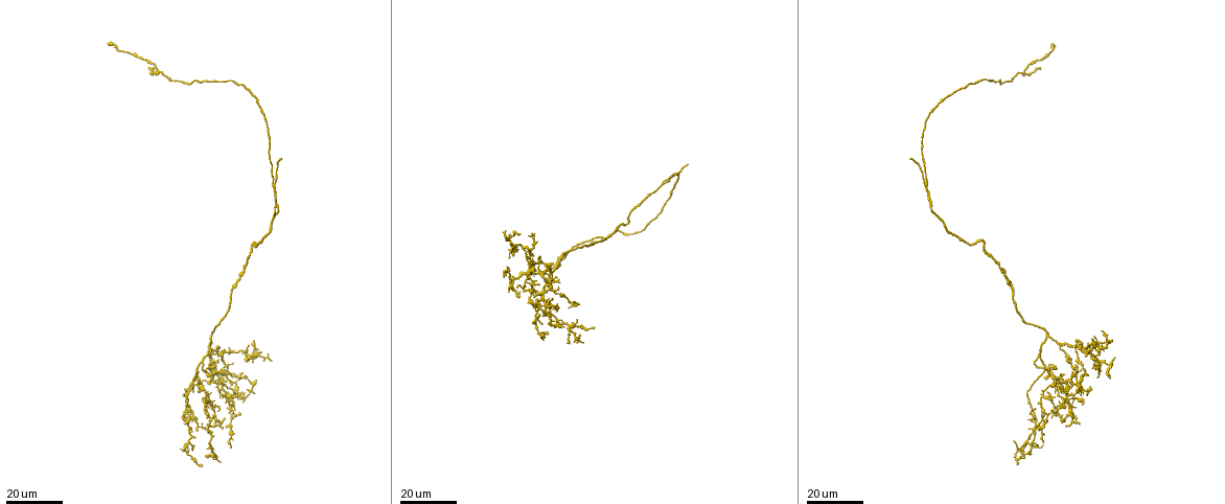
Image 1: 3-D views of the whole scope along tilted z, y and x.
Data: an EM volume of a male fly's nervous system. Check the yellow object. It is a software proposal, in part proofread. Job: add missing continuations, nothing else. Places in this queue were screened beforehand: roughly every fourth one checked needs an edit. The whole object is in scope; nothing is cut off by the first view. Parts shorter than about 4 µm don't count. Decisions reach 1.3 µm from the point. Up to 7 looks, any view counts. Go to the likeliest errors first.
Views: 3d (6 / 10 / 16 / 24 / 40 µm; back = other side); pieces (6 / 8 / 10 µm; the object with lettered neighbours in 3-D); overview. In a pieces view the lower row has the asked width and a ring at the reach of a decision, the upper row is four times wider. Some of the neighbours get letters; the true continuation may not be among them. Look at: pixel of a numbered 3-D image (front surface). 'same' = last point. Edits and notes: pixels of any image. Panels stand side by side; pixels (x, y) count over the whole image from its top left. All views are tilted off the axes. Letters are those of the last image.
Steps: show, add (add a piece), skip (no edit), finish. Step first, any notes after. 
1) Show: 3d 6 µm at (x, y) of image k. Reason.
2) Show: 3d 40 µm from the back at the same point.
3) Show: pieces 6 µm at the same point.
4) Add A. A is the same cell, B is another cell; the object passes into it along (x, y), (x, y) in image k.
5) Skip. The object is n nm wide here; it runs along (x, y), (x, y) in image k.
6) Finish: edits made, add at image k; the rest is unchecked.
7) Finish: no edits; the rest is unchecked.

Show: 3d 16 µm at (281, 158) of image 1. Thin end.

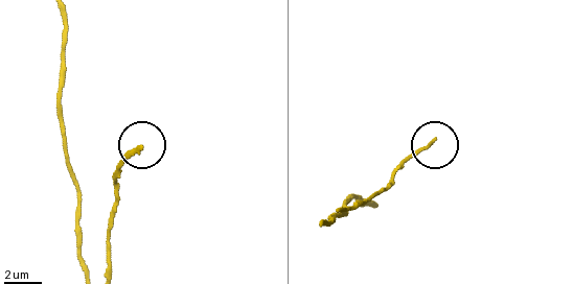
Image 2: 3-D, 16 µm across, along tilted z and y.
Show: pieces 8 µm at (434, 139) of image 2. What lies round it.

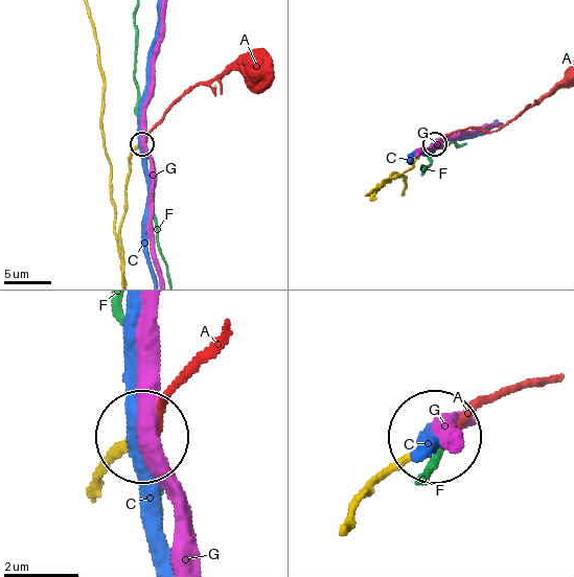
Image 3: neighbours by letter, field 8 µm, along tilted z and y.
Add A. A is the same cell, C, F and G are other cells; it goes on there.

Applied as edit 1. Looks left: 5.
Show: overview.

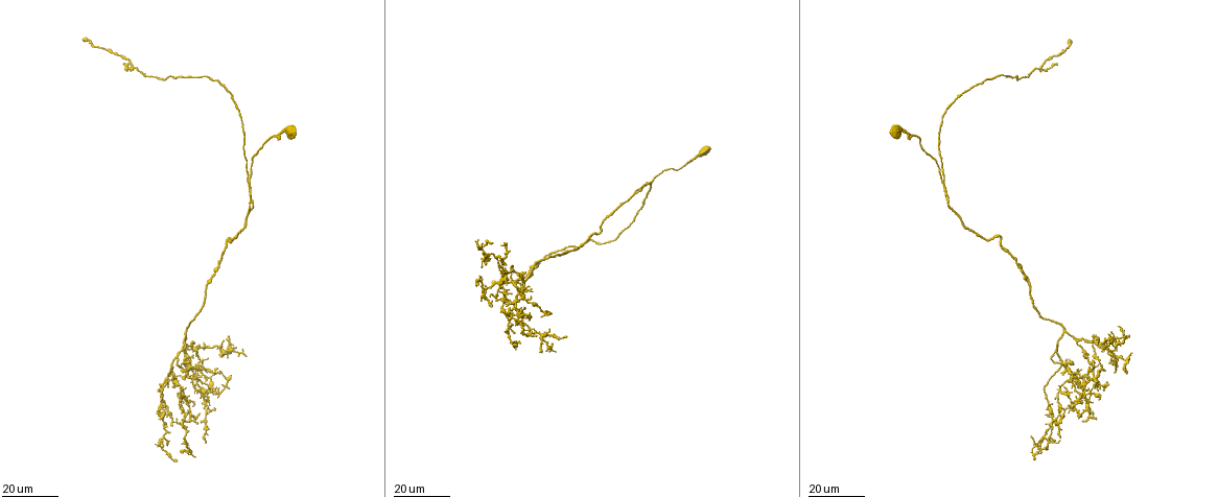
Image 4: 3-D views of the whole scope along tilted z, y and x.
Show: 3d 24 µm at (122, 63) of image 4. An open end.

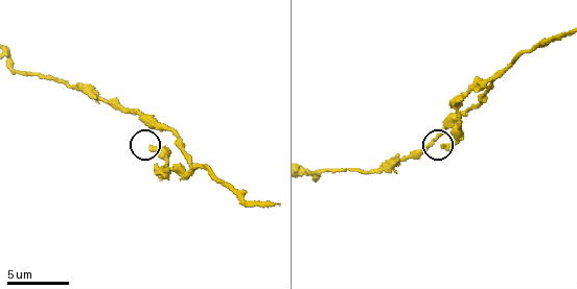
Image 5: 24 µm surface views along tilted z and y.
Show: pieces 8 µm at (151, 148) of image 5. What lies round it.

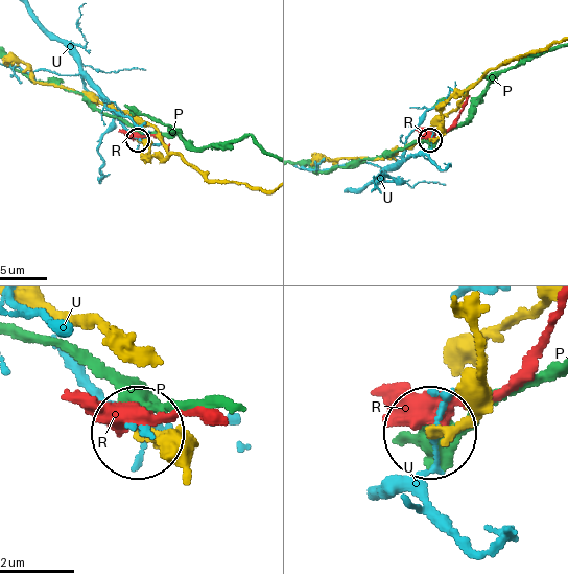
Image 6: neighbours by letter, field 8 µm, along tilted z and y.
Skip. P, R and U are other cells; it runs along (533, 50), (453, 93), (431, 139) in image 6; none of them fits.

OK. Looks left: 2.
Show: 3d 16 µm at (503, 332) of image 4.

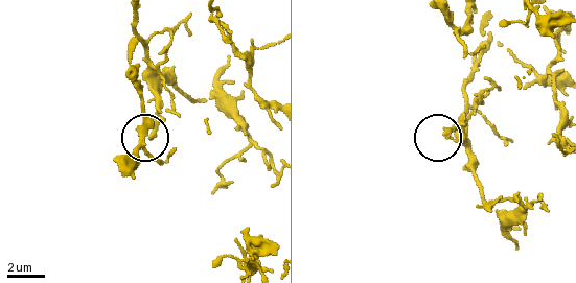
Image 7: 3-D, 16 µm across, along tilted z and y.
Show: pieces 8 µm at (153, 135) of image 7. See the neighbours.

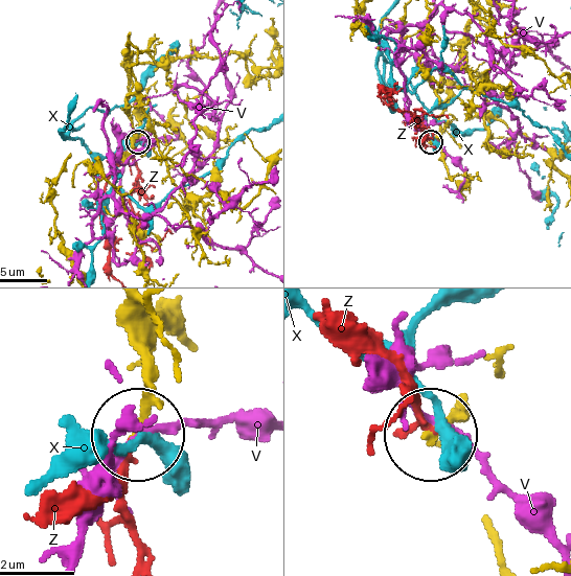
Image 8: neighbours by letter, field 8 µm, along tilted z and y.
Add Z. The object is 250 nm wide here; Z is the same cell, V and X are other cells; the object passes into it along (138, 335), (144, 388), (124, 471), (78, 510) in image 8; it goes on there.

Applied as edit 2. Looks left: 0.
Finish: edits made, add at image 3, add at image 8; the rest is unchecked.

